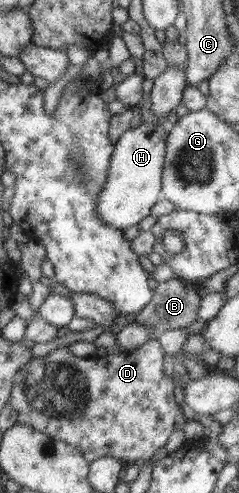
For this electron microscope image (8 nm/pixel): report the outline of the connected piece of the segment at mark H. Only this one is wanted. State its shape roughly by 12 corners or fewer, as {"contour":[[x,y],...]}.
{"contour":[[168,125],[114,145],[95,214],[121,229],[162,198]]}

